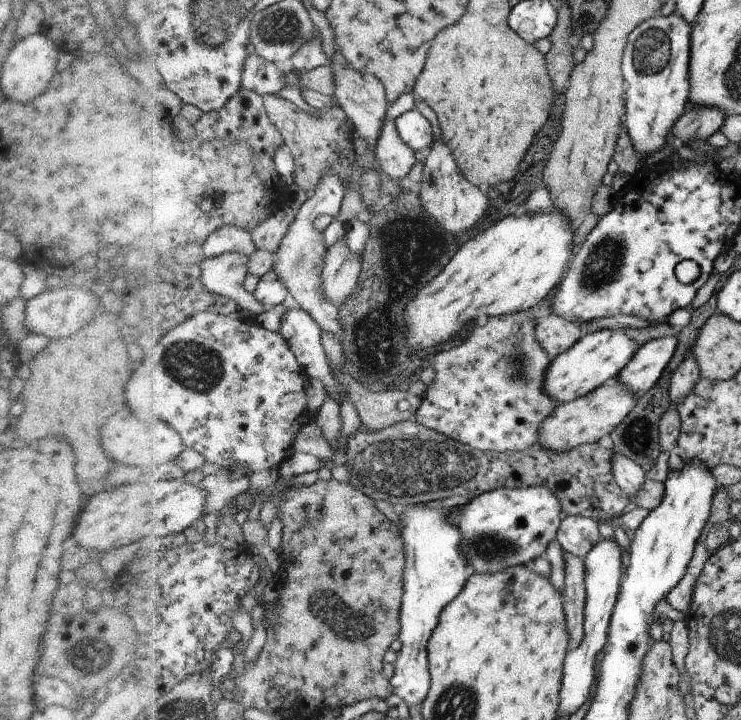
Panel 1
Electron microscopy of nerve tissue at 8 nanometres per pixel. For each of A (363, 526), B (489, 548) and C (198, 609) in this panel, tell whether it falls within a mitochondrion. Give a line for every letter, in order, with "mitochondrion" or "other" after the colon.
A: other
B: mitochondrion
C: mitochondrion

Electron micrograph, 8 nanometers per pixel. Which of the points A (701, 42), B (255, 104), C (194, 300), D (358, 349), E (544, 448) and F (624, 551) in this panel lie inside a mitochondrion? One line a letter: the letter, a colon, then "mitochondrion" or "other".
A: other
B: other
C: other
D: mitochondrion
E: other
F: other

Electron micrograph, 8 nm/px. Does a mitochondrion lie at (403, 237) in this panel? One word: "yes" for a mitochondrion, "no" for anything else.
yes

